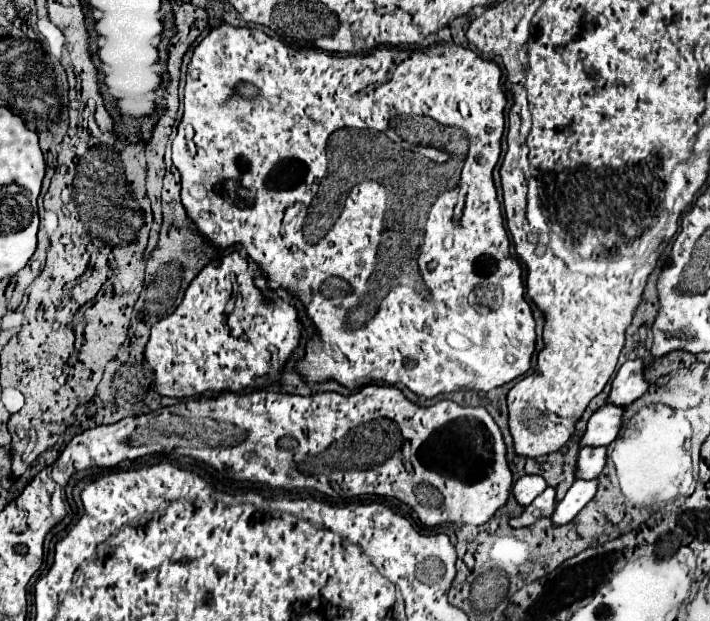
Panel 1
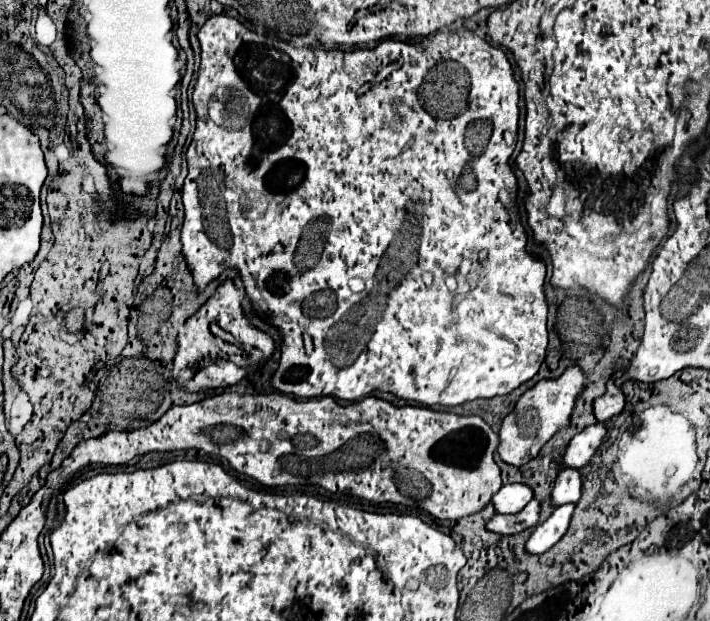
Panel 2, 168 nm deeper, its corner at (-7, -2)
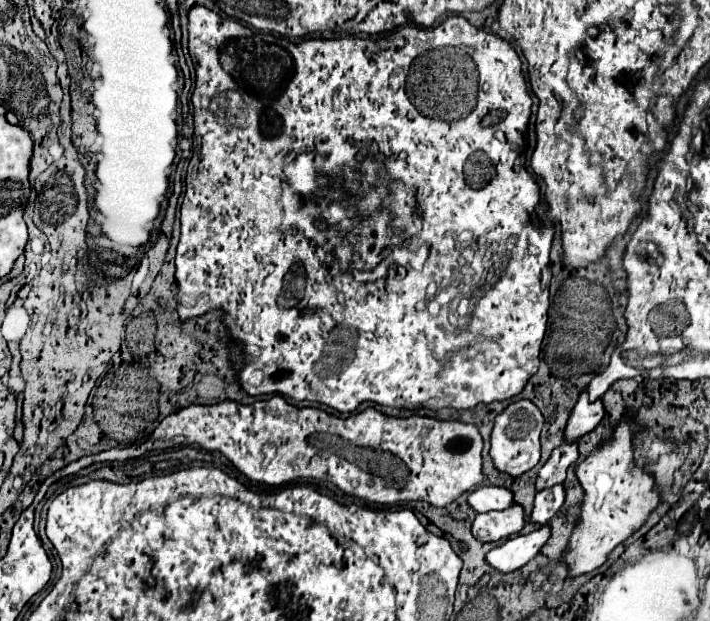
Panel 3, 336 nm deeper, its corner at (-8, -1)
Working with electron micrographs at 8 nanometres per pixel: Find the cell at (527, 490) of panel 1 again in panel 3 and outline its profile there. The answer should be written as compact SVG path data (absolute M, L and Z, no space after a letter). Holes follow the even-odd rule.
M478 487L468 497L470 507L476 509L476 513L488 513L488 511L504 511L514 505L514 493L506 487Z

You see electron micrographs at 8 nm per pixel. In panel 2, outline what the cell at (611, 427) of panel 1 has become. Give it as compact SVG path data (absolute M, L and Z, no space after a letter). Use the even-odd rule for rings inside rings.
M597 422L593 426L587 426L581 434L577 434L567 444L565 454L559 460L555 460L551 466L553 468L575 468L575 470L583 468L591 460L591 456L597 452L597 448L603 442L605 434L607 434L605 424Z

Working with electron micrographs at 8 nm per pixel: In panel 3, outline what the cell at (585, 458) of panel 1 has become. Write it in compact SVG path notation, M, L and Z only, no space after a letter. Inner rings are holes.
M554 485L554 487L548 487L548 489L542 489L536 499L534 499L534 509L532 509L532 515L530 515L530 521L532 523L538 523L538 525L544 525L548 523L548 519L552 519L560 507L564 505L566 501L566 495L564 495L564 485Z

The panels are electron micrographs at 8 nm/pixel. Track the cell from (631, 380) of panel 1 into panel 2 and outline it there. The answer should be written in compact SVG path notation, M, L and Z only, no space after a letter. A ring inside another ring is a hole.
M613 380L607 382L607 390L603 396L599 396L597 400L593 400L593 414L597 422L607 422L609 418L617 416L625 406L625 396L621 392L621 388L615 386Z

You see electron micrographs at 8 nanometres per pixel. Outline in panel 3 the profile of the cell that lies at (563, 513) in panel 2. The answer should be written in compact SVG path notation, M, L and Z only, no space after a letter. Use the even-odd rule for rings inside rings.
M542 525L540 529L528 533L528 535L518 535L518 537L510 537L508 541L504 541L500 547L492 549L486 555L486 561L498 569L500 573L510 573L516 571L520 567L524 567L530 559L536 557L536 553L546 545L546 541L550 539L550 527Z

